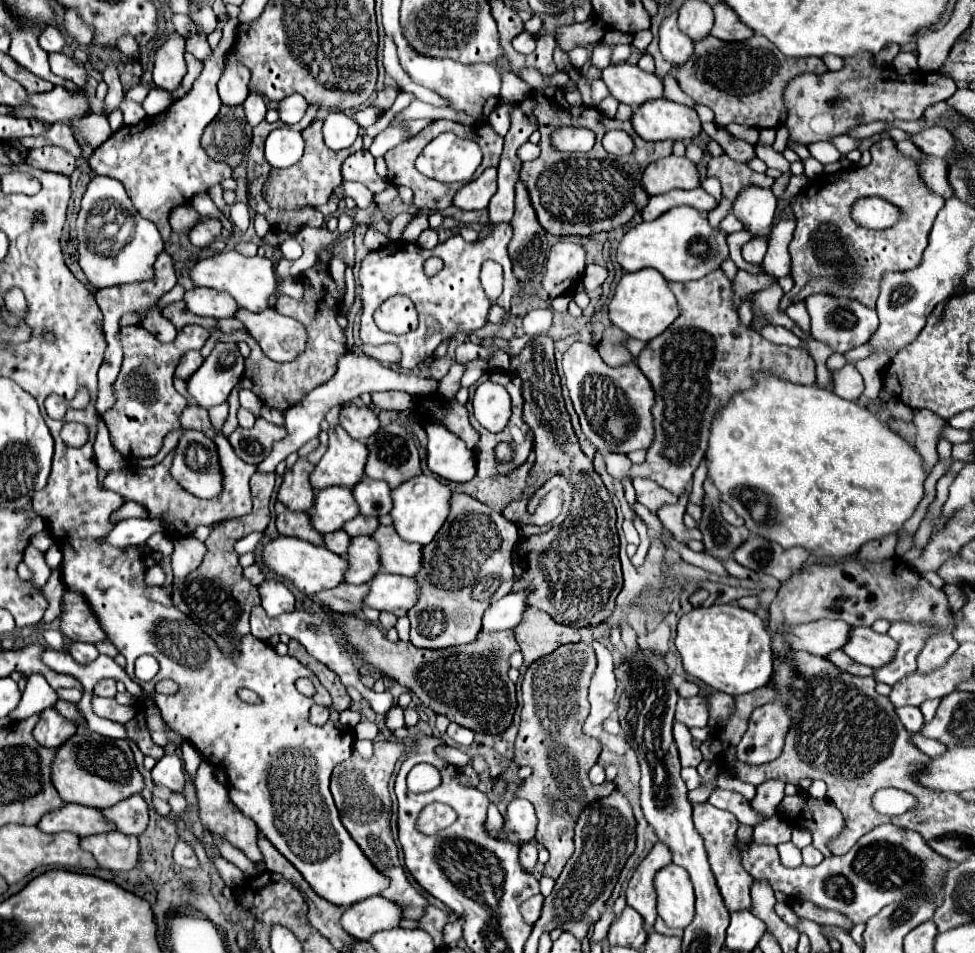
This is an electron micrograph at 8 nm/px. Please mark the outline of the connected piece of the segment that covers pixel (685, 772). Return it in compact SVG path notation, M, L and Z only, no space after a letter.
M694 767L682 769L682 779L684 779L684 783L686 783L688 791L692 791L692 789L698 789L698 787L702 785L702 777L698 775L698 771L696 771Z

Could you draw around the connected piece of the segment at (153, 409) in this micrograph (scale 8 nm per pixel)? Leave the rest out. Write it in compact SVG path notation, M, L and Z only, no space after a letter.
M140 325L122 327L120 339L124 345L124 363L114 383L116 405L104 413L112 445L122 457L152 457L160 451L164 435L180 429L178 415L186 407L186 399L172 387L174 369L186 351L200 349L208 337L208 329L200 325L186 325L178 331L172 343L162 343Z

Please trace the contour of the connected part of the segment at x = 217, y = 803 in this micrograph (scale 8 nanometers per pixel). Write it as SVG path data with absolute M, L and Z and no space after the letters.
M202 761L200 767L198 767L198 773L196 773L196 779L194 779L194 785L196 785L196 793L198 793L198 807L200 807L200 821L204 825L206 831L210 831L212 835L216 837L222 837L226 839L228 843L232 843L236 849L240 849L250 861L260 861L262 859L262 853L256 845L256 837L258 837L258 827L254 821L246 819L246 815L242 815L232 803L230 803L230 797L228 797L228 789L218 783L214 779L214 767L208 763L208 761Z

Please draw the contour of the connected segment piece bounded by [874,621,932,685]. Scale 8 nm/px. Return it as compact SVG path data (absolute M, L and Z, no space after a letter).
M894 623L888 629L888 635L898 643L894 659L880 669L874 669L874 679L886 685L894 685L898 679L906 677L916 669L916 655L924 645L924 635L928 637L932 631L930 625L916 623Z

